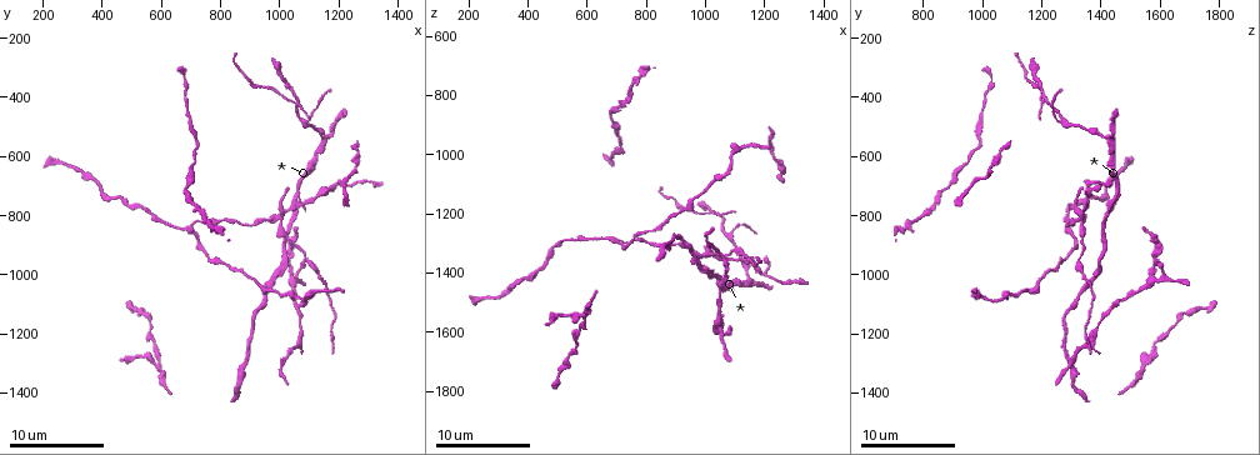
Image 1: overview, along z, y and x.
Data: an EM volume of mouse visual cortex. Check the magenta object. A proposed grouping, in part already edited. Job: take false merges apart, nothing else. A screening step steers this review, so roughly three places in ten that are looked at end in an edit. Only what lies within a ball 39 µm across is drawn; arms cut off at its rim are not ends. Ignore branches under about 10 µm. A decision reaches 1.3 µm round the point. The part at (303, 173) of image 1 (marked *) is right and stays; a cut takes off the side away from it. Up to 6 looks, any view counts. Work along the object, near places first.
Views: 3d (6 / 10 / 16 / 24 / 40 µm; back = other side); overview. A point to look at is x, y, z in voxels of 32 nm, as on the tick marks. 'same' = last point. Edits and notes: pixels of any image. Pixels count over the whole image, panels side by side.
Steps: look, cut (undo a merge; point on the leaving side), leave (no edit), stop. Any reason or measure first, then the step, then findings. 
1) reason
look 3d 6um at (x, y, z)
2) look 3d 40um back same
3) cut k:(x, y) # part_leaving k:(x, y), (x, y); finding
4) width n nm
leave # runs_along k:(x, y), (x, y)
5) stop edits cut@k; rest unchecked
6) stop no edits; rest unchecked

four-way junction
look 3d 10um at (990, 800, 1340)

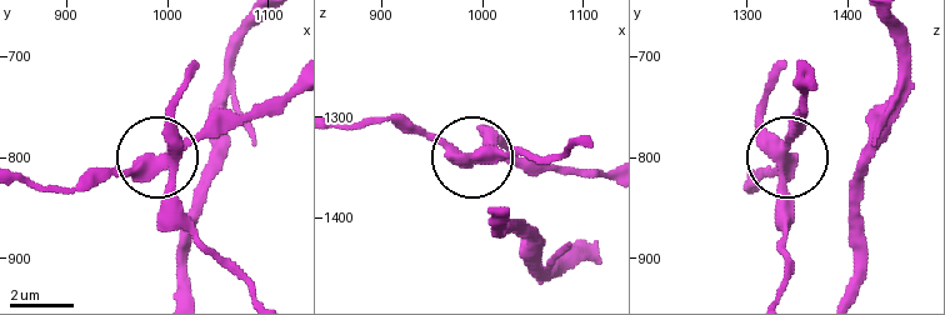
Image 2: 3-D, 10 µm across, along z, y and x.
cut 2:(165, 113) # part_leaving 2:(783, 154), (778, 288); a second neuron is stuck on

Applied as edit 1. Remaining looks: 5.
see it whole again
look overview

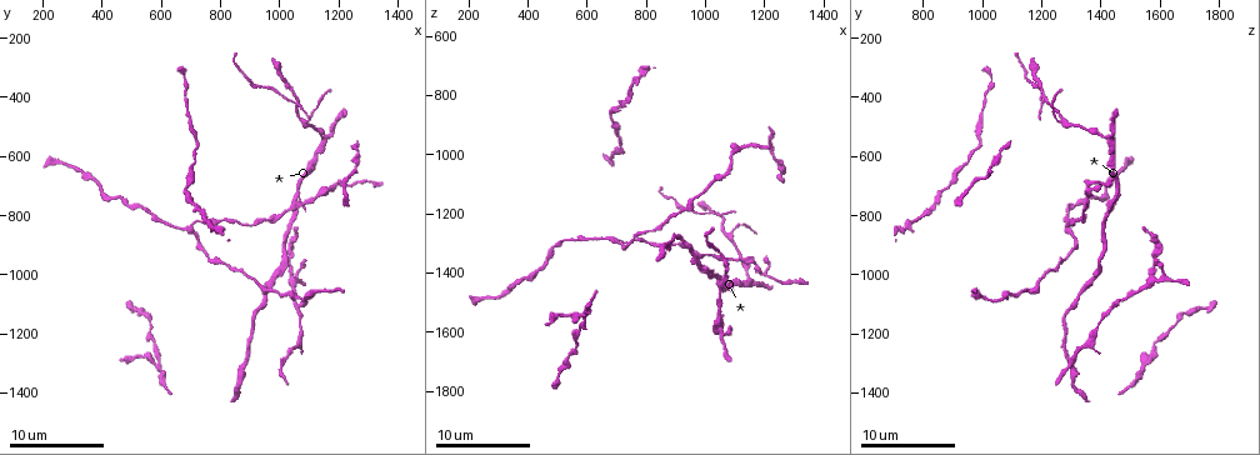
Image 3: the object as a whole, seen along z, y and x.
two arms in line, one across
look 3d 6um at (1060, 480, 1270)

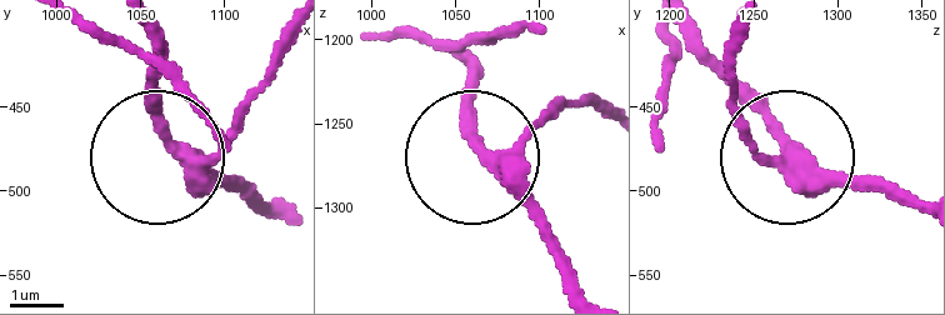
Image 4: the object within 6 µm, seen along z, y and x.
arms 3
leave # runs_along 4:(578, 281), (483, 160), (479, 58); continuous, no second neuron

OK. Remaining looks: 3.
a narrow waist
look 3d 10um at (1050, 1080, 1470)

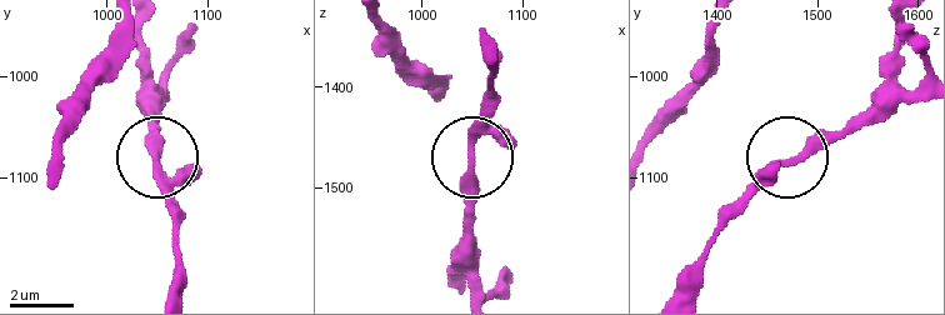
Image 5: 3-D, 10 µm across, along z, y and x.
other side
look 3d 10um back at (1050, 1084, 1470)

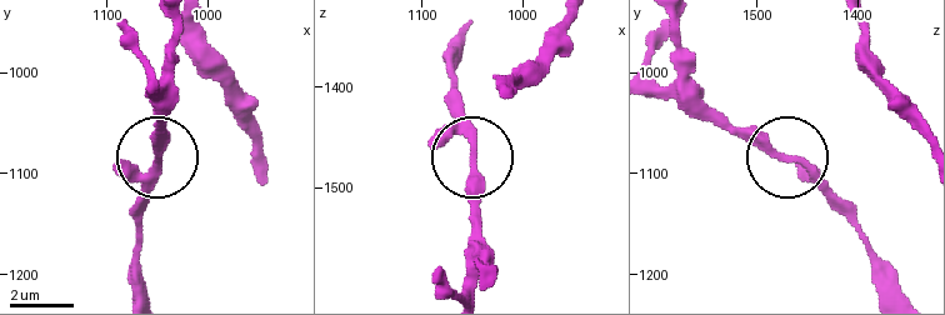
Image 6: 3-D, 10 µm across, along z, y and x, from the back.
leave # all the same neuron

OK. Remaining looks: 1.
stop edits cut@2; rest unchecked

